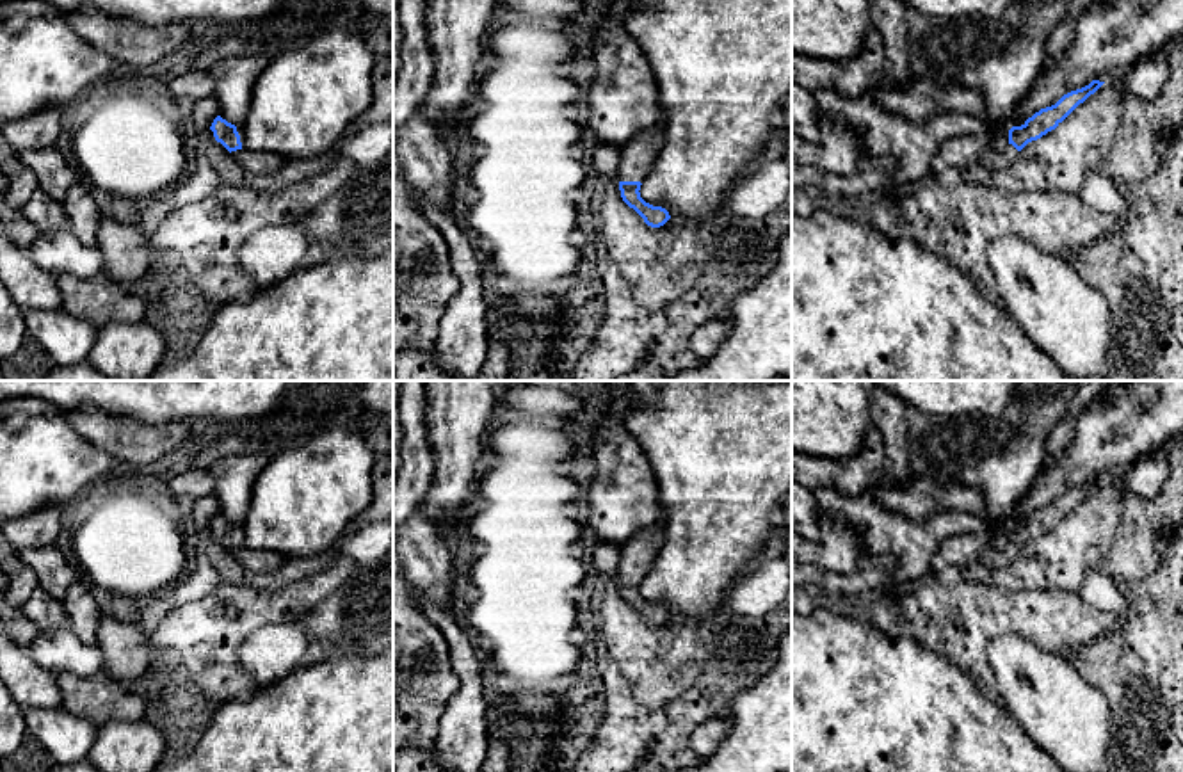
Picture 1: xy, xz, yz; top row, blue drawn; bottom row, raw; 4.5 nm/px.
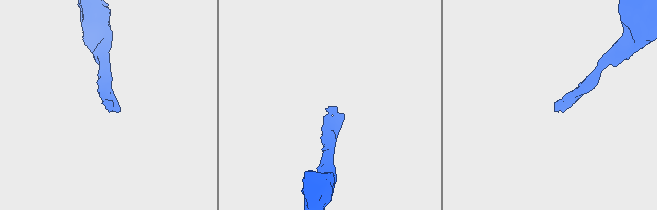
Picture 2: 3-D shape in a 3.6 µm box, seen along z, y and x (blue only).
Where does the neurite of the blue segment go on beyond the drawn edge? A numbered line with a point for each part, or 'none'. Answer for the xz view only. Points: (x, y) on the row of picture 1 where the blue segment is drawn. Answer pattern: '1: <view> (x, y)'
1: xz (637, 157)

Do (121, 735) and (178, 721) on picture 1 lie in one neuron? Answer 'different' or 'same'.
different

